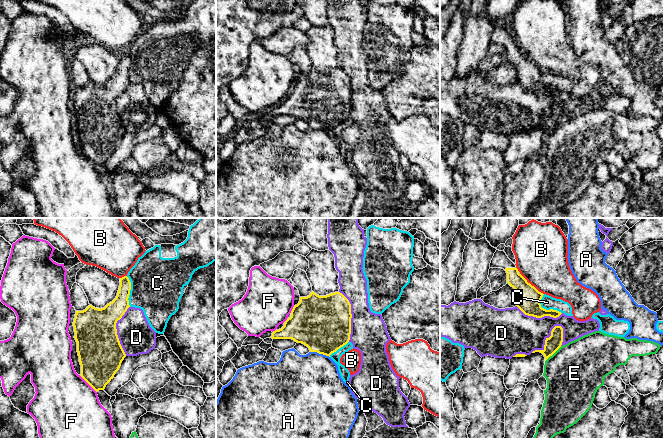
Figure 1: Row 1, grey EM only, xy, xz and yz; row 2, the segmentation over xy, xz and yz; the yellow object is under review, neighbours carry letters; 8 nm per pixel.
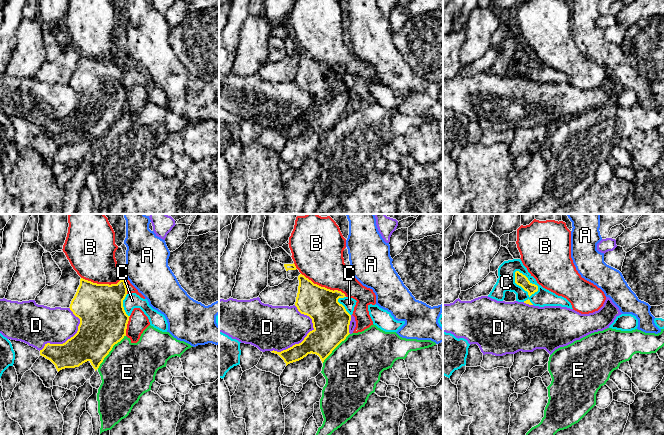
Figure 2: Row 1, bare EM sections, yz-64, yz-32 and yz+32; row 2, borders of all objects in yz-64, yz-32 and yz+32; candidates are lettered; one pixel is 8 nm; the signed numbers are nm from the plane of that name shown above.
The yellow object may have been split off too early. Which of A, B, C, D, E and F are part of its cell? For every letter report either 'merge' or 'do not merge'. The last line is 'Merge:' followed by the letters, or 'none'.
A: do not merge
B: do not merge
C: do not merge
D: do not merge
E: do not merge
F: do not merge
Merge: none

